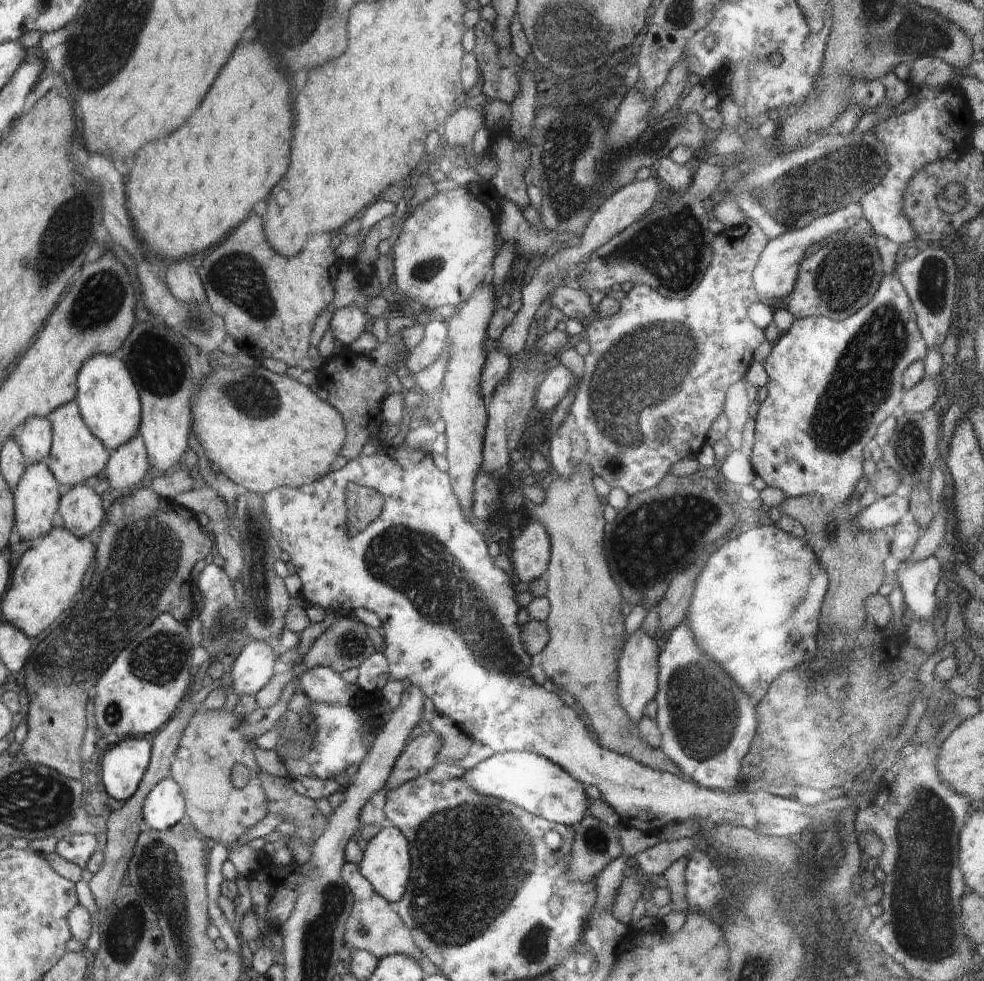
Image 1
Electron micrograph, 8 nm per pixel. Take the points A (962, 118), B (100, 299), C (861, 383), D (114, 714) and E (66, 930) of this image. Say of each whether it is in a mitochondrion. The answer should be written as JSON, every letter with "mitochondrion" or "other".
{"A":"other","B":"mitochondrion","C":"mitochondrion","D":"mitochondrion","E":"other"}

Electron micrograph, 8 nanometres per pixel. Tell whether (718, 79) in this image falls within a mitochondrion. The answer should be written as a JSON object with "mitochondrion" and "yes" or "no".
{"mitochondrion":"no"}

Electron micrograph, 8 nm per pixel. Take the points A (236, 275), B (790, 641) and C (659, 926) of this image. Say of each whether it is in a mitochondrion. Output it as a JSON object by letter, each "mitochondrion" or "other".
{"A":"mitochondrion","B":"mitochondrion","C":"other"}

